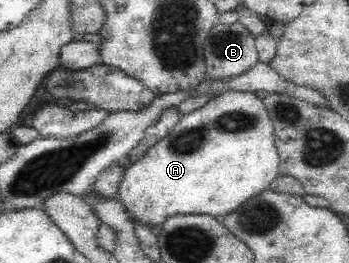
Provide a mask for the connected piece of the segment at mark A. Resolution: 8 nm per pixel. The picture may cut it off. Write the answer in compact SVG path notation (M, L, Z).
M233 90L228 93L220 94L219 97L212 98L203 107L196 109L193 113L183 114L175 128L162 140L152 145L143 157L137 158L124 171L123 177L118 188L118 199L124 207L127 208L128 213L139 219L143 225L158 225L161 226L167 217L197 214L209 215L215 218L222 218L228 213L235 211L241 204L253 197L257 197L261 193L270 190L272 181L280 175L280 159L278 149L275 145L274 126L270 121L268 112L265 109L265 104L262 97L257 98L253 93L246 93L246 91Z

